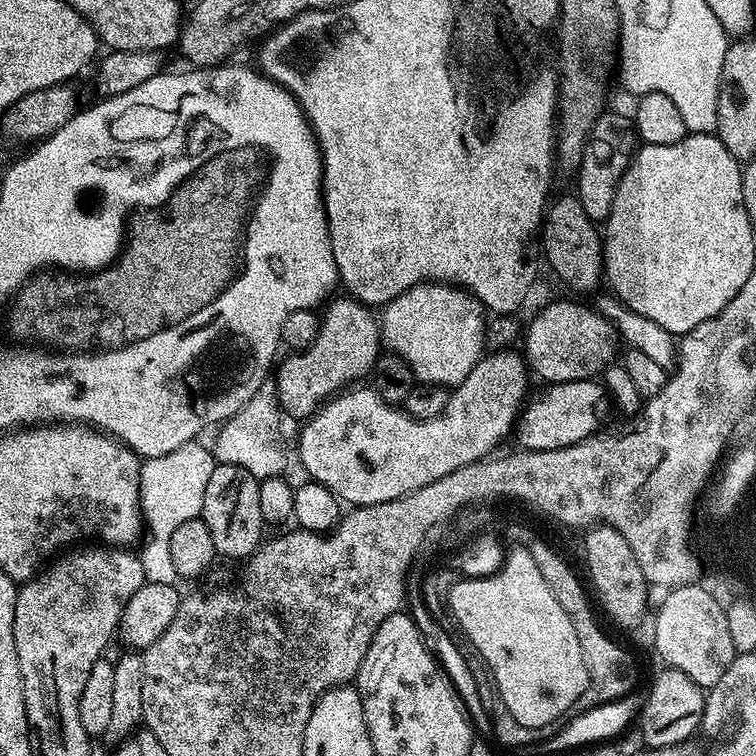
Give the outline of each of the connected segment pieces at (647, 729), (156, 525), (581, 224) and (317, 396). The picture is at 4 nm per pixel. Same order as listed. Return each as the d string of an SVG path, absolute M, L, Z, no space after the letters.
M665 667L646 688L644 707L638 715L638 729L644 735L644 742L650 748L665 748L691 741L704 719L705 689L686 678L677 668Z
M200 442L183 444L170 454L162 454L158 458L144 460L140 465L140 513L144 515L147 535L167 538L182 526L182 522L190 522L200 516L202 498L206 494L206 482L210 482L210 474L216 469L217 462L213 459L213 449L203 448Z
M575 195L560 196L547 205L542 217L542 256L548 259L552 272L568 288L576 292L592 292L602 284L604 249L602 232L582 210Z
M340 294L337 300L329 299L324 310L320 329L317 330L312 345L286 357L284 361L281 359L274 372L281 413L285 417L293 416L297 422L313 416L321 404L347 389L353 382L363 381L360 379L371 373L376 359L382 355L377 317L371 316L368 313L371 311L359 300Z

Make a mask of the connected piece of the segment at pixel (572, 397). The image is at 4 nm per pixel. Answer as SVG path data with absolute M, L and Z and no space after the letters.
M595 379L575 380L565 384L548 384L545 389L523 405L514 425L514 440L516 436L521 449L529 452L558 450L601 431L600 423L607 418L610 409L610 397L603 383Z

